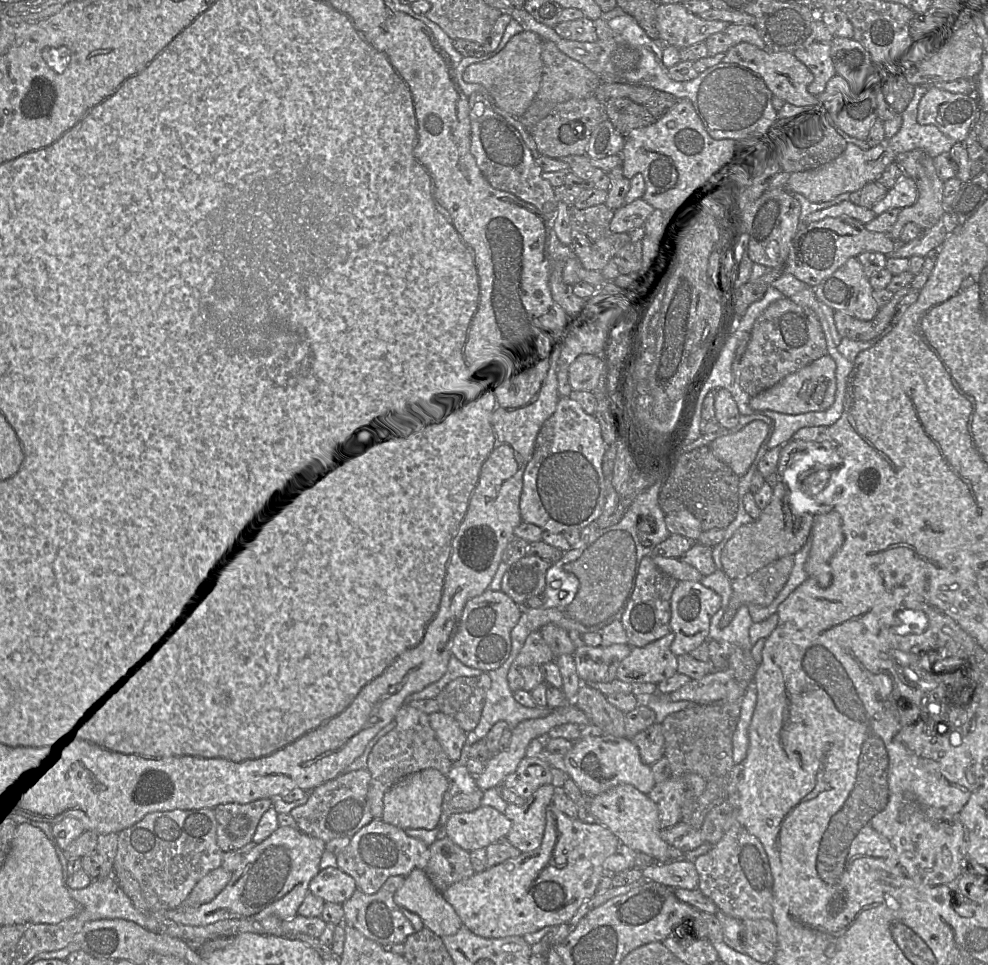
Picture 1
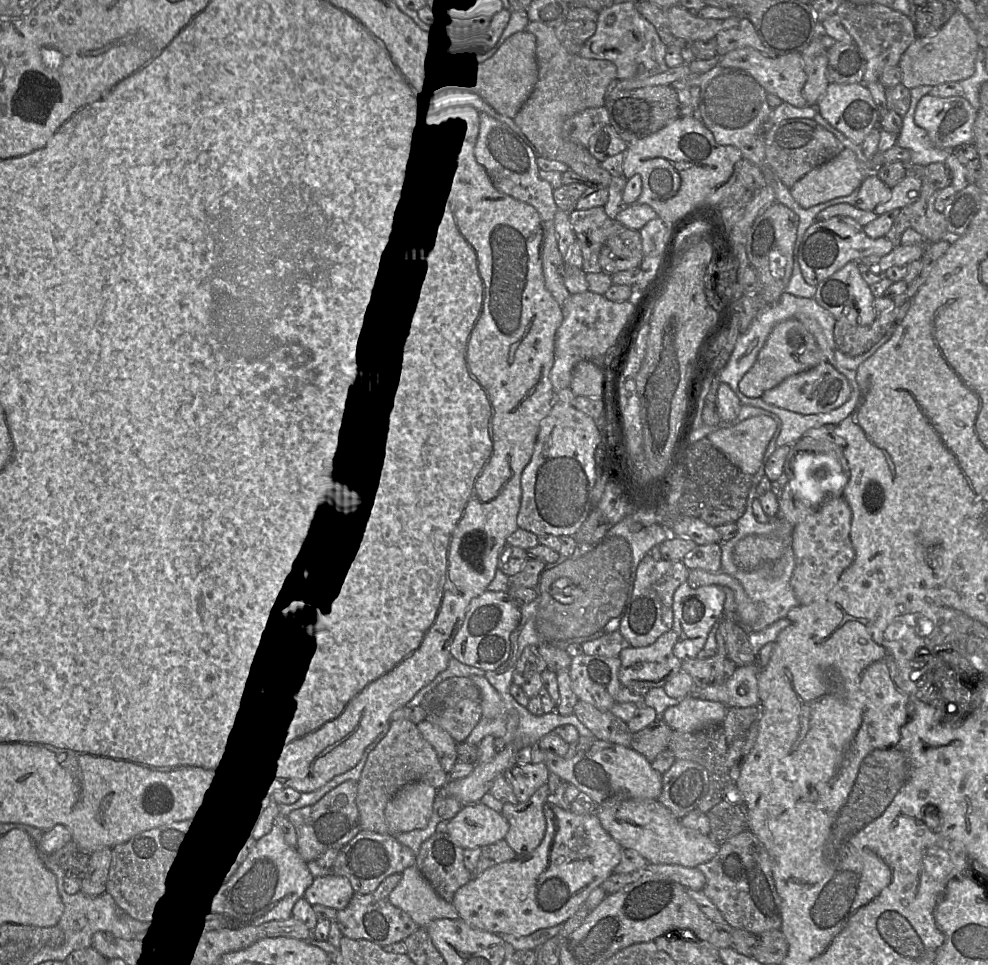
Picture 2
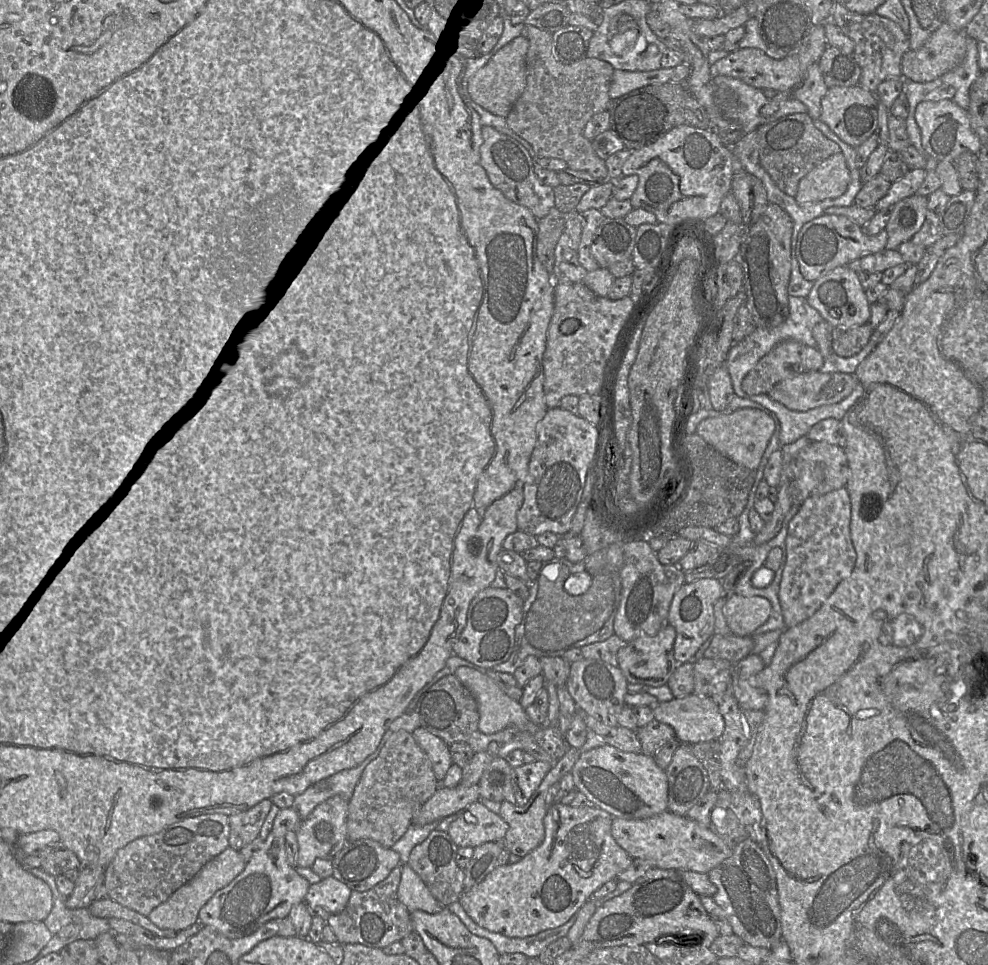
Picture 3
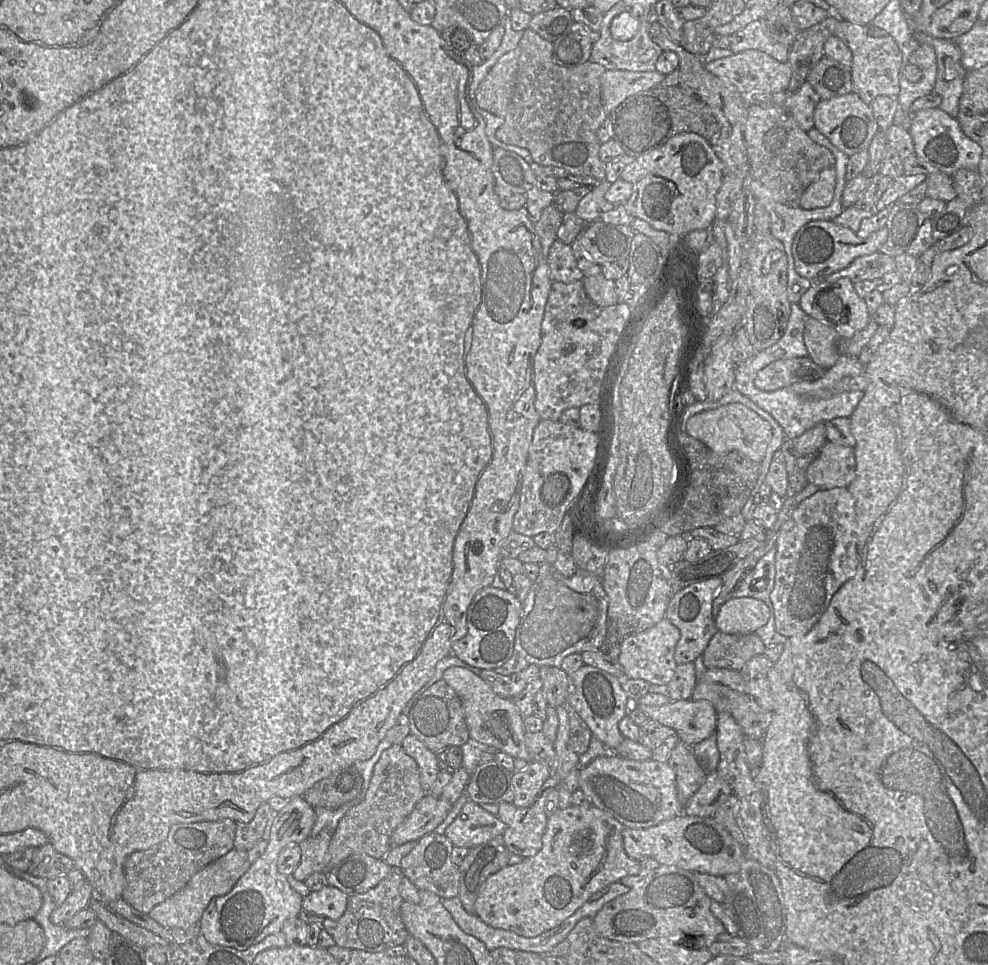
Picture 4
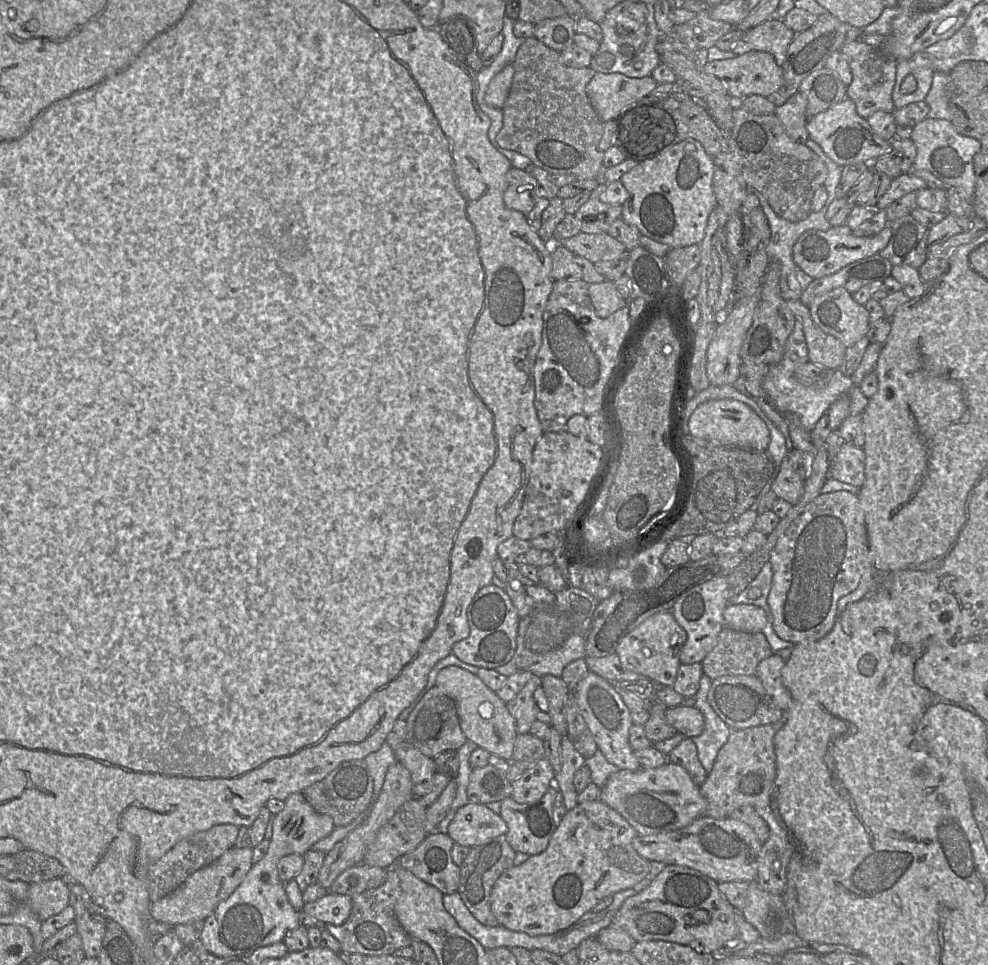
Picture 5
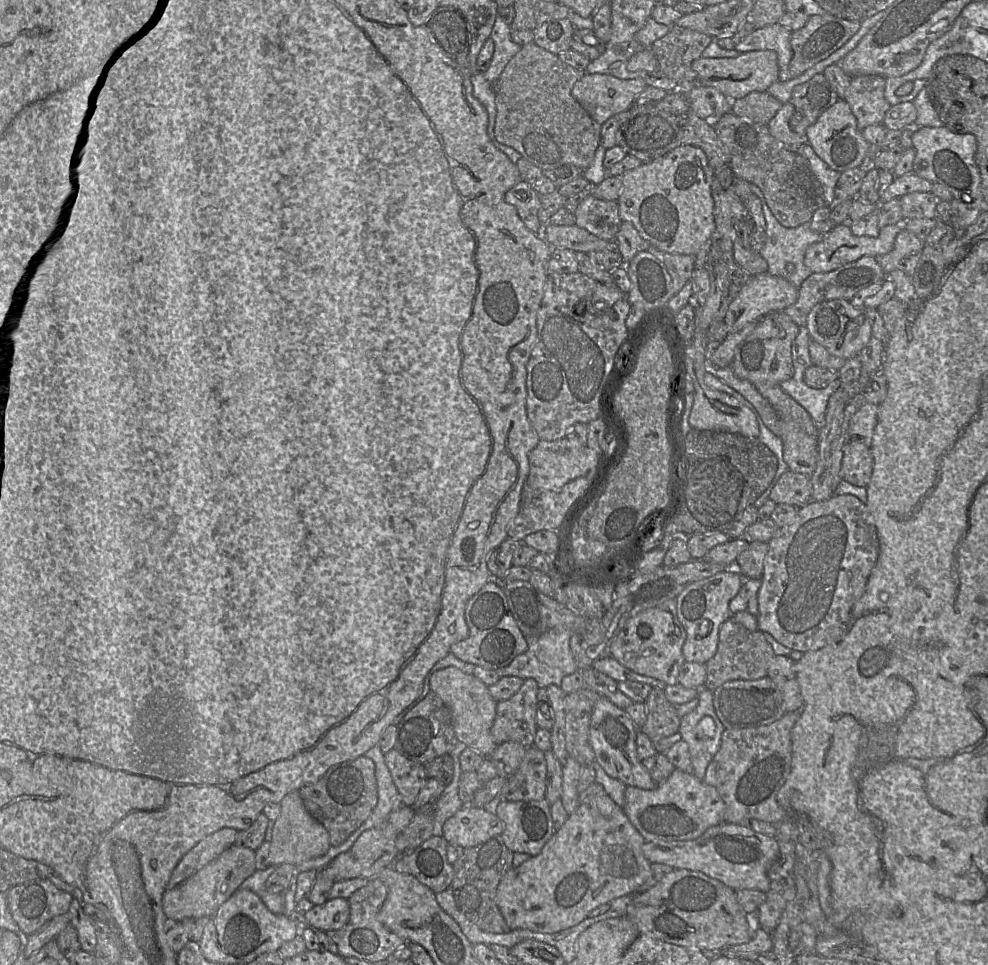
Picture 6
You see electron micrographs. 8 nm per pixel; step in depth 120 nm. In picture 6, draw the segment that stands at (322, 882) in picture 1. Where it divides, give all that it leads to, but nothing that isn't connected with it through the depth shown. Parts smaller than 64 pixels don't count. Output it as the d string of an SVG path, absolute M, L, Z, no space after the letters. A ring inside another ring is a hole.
M334 898L304 913L312 929L331 931L341 929L348 922L350 905L348 899Z

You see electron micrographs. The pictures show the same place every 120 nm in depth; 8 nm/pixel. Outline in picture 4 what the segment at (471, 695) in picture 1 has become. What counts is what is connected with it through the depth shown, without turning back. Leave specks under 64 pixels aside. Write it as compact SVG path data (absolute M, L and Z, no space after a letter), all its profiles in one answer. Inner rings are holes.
M443 678L421 695L415 694L407 702L402 713L409 715L410 734L416 736L436 755L449 746L462 747L470 739L461 699Z

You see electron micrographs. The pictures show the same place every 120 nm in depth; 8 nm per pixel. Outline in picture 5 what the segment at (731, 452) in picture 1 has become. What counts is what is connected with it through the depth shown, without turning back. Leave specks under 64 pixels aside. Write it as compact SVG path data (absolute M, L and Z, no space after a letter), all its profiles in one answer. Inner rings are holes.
M735 399L709 400L700 404L688 420L688 432L714 445L766 451L770 432L764 421L745 403Z

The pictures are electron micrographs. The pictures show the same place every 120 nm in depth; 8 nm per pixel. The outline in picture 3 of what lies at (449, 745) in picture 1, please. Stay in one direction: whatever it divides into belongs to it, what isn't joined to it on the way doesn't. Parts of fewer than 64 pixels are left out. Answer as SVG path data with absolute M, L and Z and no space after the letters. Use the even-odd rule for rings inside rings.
M421 726L415 729L412 735L416 743L430 759L436 780L439 783L442 782L453 764L449 745Z

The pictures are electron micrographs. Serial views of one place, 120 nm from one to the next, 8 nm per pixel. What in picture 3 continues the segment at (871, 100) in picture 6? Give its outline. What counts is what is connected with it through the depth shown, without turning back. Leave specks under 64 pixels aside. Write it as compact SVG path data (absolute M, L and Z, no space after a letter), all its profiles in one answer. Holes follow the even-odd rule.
M835 2L831 21L854 42L853 56L861 69L859 85L875 94L881 82L901 78L901 60L909 49L909 36L889 18L878 14L858 14Z

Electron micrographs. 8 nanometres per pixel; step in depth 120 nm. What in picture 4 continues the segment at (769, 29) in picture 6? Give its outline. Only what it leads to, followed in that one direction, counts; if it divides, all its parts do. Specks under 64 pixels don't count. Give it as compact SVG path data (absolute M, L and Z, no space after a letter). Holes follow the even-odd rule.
M765 19L749 23L743 29L730 35L729 39L729 48L732 53L755 49L765 52L782 63L787 62L789 59L790 47L772 39Z

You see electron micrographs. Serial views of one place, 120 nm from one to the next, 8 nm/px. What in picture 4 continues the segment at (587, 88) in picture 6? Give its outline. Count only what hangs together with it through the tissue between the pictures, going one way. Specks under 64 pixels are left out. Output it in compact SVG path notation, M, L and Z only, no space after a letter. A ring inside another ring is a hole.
M605 70L600 77L601 98L606 114L609 114L626 98L660 85L665 75L654 71L633 72Z

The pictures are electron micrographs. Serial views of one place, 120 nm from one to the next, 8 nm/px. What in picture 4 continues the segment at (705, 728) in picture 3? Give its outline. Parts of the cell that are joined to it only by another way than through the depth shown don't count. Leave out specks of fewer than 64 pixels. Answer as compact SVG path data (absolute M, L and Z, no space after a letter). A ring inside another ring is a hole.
M677 700L663 705L638 705L648 717L673 728L688 745L695 745L710 737L717 728L717 712L707 700Z

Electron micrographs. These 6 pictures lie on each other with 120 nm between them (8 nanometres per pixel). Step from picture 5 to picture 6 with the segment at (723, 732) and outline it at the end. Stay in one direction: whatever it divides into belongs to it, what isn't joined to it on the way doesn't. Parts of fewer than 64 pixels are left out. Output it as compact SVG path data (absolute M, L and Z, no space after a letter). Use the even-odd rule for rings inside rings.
M704 686L698 690L698 705L680 720L678 733L681 739L687 743L691 763L693 766L692 775L699 780L705 776L708 764L720 748L722 733L725 727L718 719L713 706L713 692Z

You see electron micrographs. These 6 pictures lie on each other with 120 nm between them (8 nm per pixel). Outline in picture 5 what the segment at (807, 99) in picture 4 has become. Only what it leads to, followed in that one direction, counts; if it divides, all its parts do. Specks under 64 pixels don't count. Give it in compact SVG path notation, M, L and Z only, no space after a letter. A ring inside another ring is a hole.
M797 92L791 96L784 104L777 106L775 115L783 124L786 133L795 141L805 143L809 137L806 128L807 99L801 93Z

